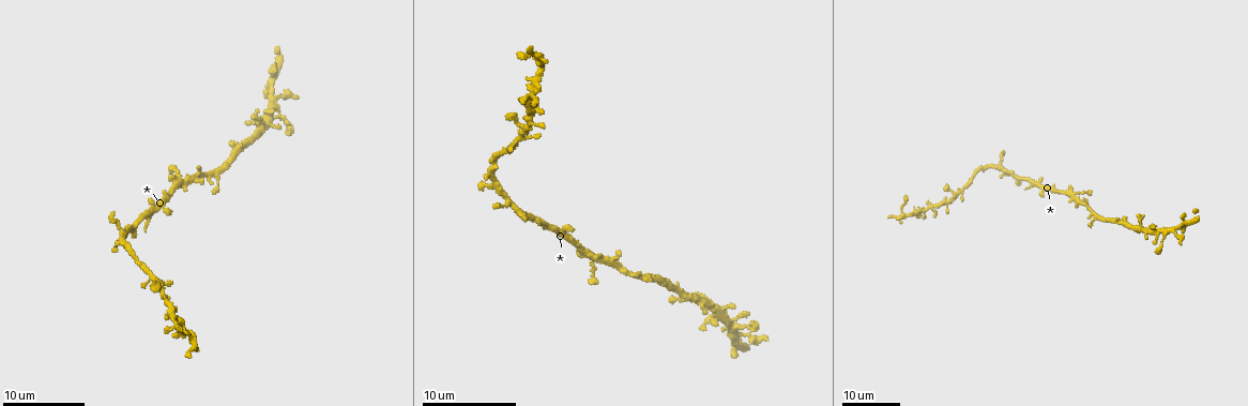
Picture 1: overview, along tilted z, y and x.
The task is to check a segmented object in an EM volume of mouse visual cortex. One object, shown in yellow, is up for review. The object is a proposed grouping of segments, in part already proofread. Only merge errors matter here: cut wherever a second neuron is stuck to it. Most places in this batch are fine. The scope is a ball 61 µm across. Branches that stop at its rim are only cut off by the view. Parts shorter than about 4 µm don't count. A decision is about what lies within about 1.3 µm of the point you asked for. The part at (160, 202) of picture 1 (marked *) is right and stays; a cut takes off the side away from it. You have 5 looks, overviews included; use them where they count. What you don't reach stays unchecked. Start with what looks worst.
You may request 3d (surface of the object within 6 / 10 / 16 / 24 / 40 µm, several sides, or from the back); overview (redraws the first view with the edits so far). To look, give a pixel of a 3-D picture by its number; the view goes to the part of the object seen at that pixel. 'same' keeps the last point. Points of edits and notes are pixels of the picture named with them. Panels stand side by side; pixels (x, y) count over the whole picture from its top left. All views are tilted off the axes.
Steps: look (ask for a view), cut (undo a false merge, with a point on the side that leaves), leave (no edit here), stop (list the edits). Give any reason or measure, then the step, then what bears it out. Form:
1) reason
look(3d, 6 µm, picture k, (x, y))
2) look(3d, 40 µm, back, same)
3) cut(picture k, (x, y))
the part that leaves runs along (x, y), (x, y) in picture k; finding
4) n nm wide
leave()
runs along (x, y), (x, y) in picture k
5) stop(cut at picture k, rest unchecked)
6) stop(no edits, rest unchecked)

four-way junction
look(3d, 24 µm, picture 1, (182, 180))

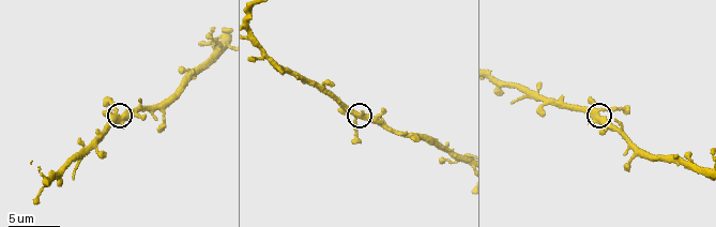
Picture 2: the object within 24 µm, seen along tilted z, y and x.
zoom in
look(3d, 10 µm, picture 2, (360, 116))

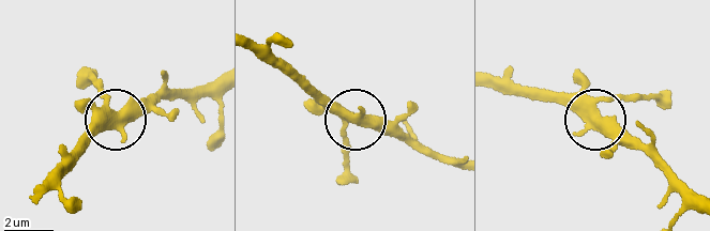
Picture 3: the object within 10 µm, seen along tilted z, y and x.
leave()
runs along (262, 59), (354, 119), (345, 123), (345, 163) in picture 3; one neuron here

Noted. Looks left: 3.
calibre changes
look(3d, 24 µm, picture 1, (914, 214))

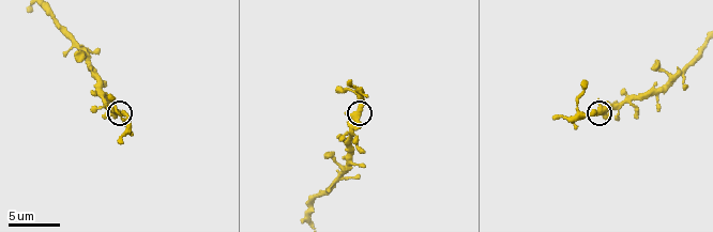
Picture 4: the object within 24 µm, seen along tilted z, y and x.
look(3d, 10 µm, picture 4, (601, 108))

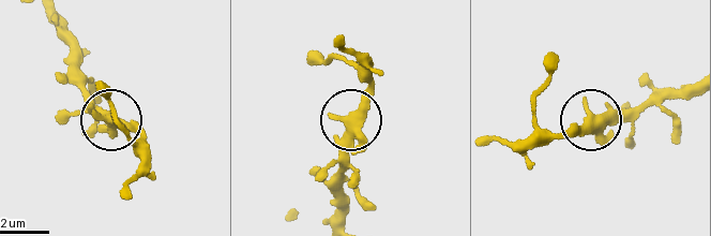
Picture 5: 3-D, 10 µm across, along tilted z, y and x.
370 nm wide
leave()
all the same neuron

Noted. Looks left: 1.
thick turns thin
look(3d, 16 µm, picture 2, (685, 163))

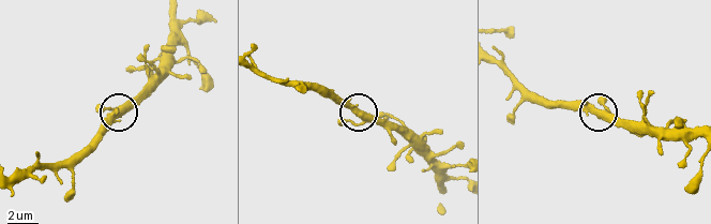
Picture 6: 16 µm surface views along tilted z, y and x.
350 nm wide
leave()
runs along (18, 177), (89, 150), (141, 92) in picture 6; all the same neuron

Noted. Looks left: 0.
stop(no edits, rest unchecked)

